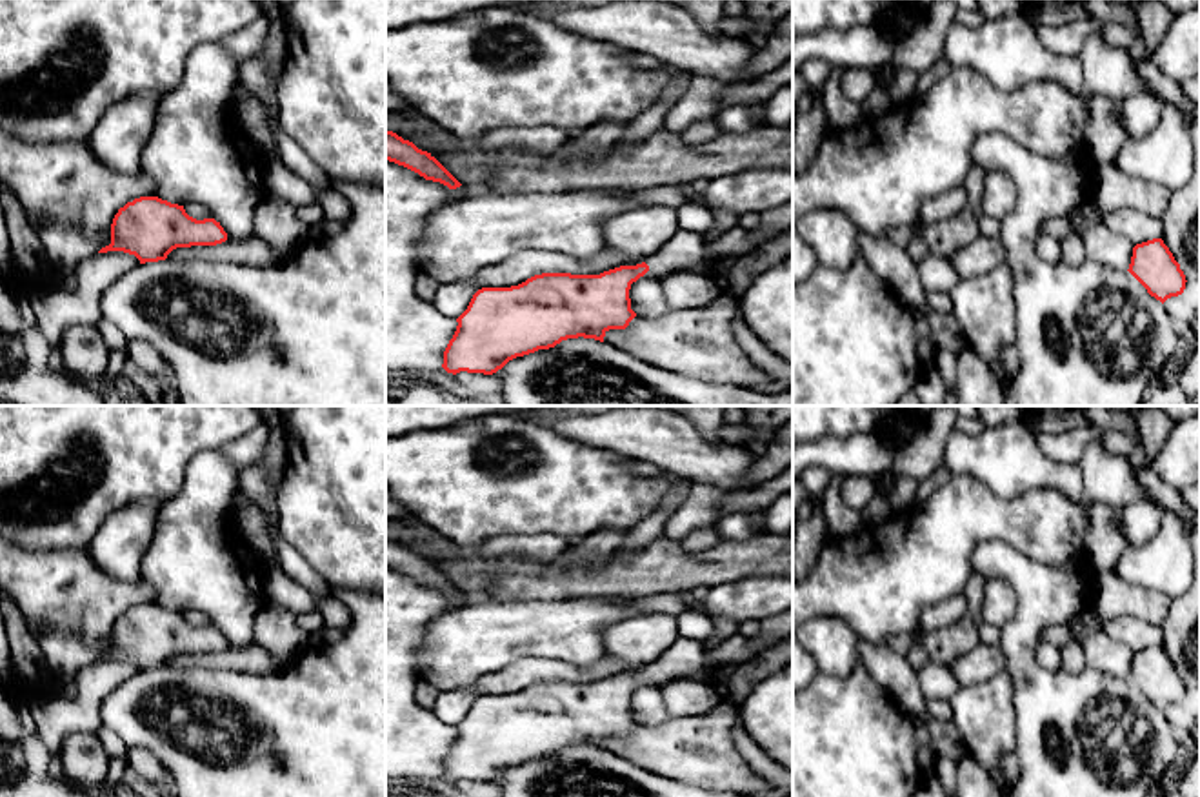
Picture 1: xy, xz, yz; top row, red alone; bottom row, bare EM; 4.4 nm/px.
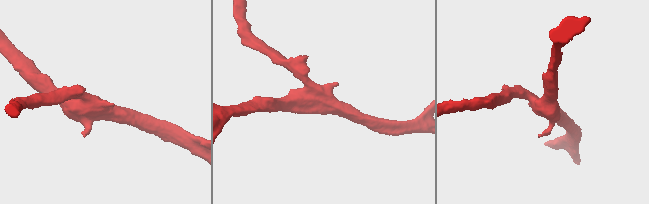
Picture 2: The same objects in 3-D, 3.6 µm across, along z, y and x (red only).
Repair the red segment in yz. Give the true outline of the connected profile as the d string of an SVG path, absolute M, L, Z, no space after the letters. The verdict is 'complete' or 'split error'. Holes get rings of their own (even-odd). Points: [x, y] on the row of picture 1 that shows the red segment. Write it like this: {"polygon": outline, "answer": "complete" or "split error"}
{"polygon": "M1162 238L1136 244L1127 271L1162 304L1182 295L1187 282Z", "answer": "complete"}

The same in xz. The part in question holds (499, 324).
{"polygon": "M678 229L658 253L636 266L620 266L600 275L542 273L511 288L482 288L456 318L458 326L444 351L442 368L453 375L460 371L493 375L516 357L555 348L567 338L604 342L609 329L625 329L636 317L629 298L633 282L644 275L662 278L689 271L705 260L711 260L711 255L704 235Z", "answer": "split error"}

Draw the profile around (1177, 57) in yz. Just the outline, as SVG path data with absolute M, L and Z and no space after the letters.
M1200 7L1176 13L1147 60L1178 84L1196 76L1200 73Z

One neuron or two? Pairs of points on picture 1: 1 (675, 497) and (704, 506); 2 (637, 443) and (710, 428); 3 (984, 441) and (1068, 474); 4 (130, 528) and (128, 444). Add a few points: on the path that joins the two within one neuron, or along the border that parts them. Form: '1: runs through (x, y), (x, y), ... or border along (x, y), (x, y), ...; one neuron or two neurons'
1: border along (691, 484), (688, 499), (666, 521), (662, 534); two neurons
2: border along (691, 424), (706, 441), (724, 444); two neurons
3: runs through (1004, 457), (1048, 474); one neuron
4: border along (162, 501), (135, 499), (115, 510), (97, 532); two neurons

